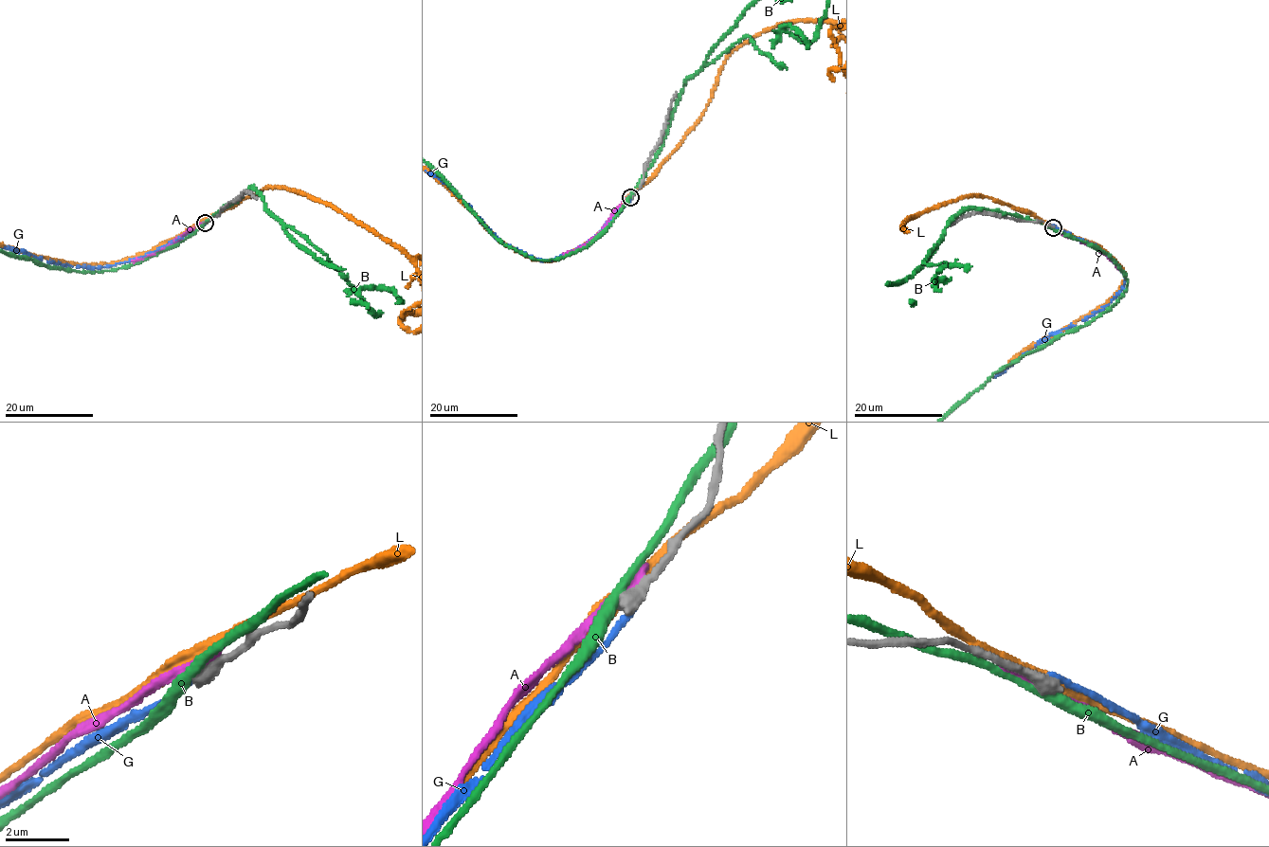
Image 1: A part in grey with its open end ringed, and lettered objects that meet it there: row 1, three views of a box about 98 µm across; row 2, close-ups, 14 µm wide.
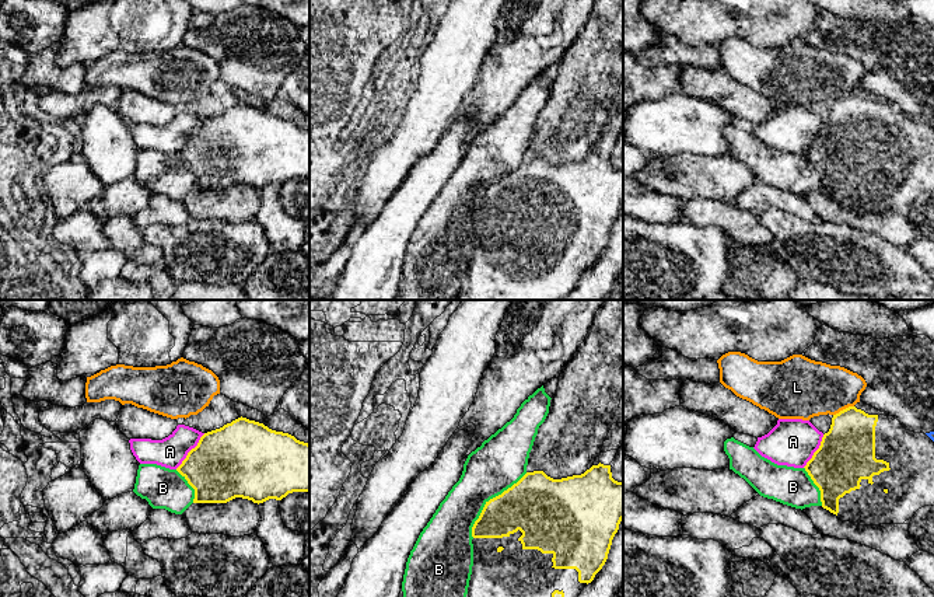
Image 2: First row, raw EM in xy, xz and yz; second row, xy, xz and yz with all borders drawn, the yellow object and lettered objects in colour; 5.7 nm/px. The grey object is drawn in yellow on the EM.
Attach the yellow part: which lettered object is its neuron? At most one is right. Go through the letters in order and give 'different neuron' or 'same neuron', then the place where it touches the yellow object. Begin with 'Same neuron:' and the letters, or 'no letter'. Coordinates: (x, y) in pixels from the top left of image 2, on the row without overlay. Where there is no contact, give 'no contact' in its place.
Same neuron: no letter
A: different neuron | xy (189, 138)
B: different neuron | xz (489, 187)
G: different neuron | no contact
L: different neuron | yz (843, 95)

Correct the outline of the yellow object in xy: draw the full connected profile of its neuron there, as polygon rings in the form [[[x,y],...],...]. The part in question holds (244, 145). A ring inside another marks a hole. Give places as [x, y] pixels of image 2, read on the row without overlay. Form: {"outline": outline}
{"outline": [[[241,102],[204,119],[176,157],[195,175],[193,189],[227,189],[235,184],[258,191],[281,186],[293,178],[309,178],[309,130]]]}

